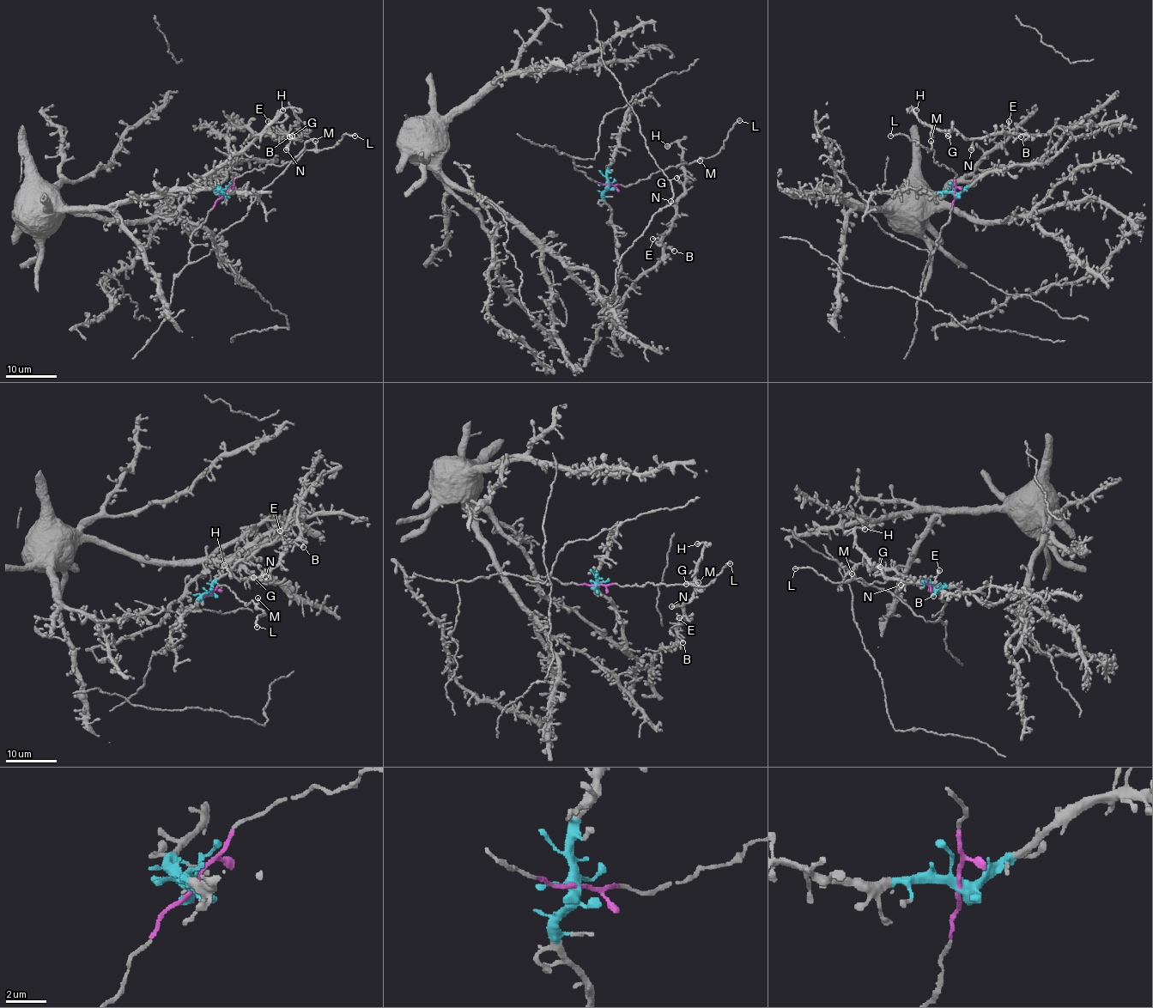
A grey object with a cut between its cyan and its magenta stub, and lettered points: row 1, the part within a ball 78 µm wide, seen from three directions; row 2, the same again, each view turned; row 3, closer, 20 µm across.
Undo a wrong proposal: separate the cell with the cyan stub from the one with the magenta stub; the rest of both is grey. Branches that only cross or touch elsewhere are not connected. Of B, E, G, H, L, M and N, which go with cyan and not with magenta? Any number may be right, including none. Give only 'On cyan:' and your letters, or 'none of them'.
On cyan: B, E, G, H, N

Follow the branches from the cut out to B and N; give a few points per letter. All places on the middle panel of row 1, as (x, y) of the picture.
B: (609, 185), (603, 201), (610, 209), (620, 274), (612, 300), (622, 298), (666, 248), (674, 250)
N: (609, 185), (603, 201), (620, 274), (612, 300), (661, 257), (661, 236), (676, 214), (670, 201)

